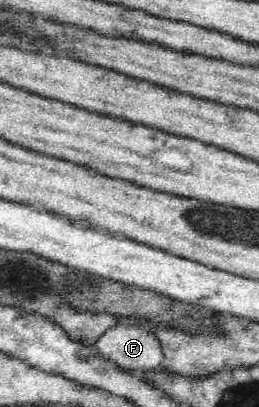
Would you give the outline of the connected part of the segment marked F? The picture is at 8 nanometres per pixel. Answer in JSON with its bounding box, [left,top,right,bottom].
[94,324,163,374]

